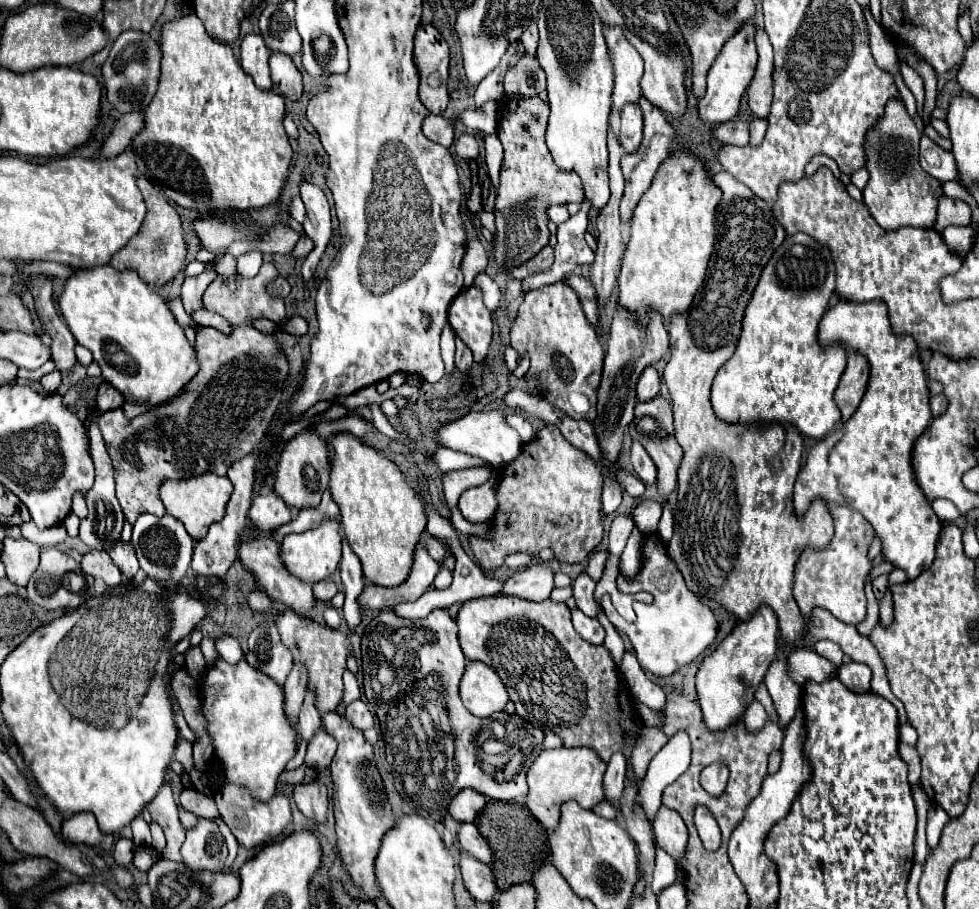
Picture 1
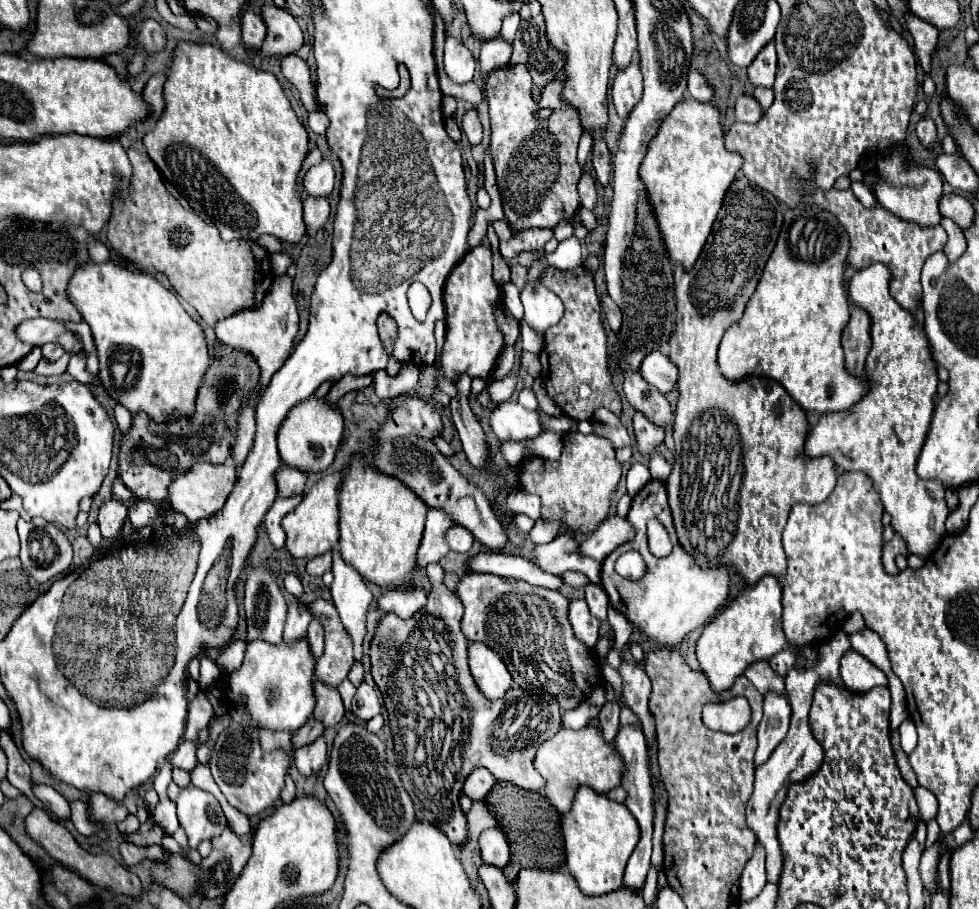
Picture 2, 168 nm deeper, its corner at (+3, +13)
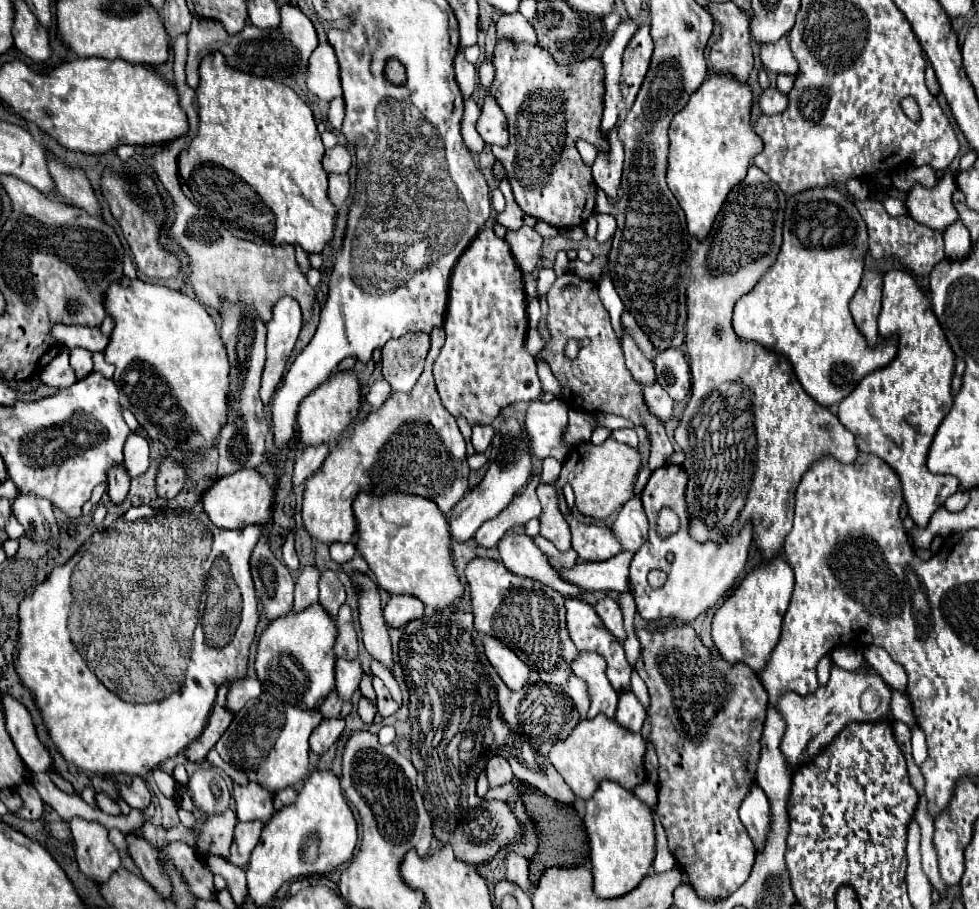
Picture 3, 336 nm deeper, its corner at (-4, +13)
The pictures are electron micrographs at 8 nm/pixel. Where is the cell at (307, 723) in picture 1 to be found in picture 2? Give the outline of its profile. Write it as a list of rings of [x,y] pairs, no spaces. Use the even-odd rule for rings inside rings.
[[[312,618],[310,626],[308,626],[308,642],[310,642],[314,658],[320,658],[322,648],[324,648],[324,628],[318,622],[318,618]]]

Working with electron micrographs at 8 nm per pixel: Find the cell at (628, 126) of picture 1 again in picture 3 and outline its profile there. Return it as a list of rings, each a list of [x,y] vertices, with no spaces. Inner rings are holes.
[[[643,24],[633,34],[633,38],[629,40],[629,44],[623,52],[623,70],[621,70],[619,88],[621,88],[627,108],[631,108],[637,98],[637,92],[639,92],[643,78],[647,74],[647,68],[649,68],[651,52],[653,52],[653,42],[651,42],[651,34],[649,34],[649,26]]]

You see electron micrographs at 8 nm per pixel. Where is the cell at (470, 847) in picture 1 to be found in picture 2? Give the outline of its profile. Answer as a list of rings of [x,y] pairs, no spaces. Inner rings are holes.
[[[486,830],[480,836],[480,852],[484,864],[506,868],[510,862],[510,846],[500,830]]]

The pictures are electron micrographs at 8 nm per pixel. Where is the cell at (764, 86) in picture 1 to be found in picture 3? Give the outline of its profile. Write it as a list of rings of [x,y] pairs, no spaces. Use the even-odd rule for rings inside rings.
[[[785,36],[775,44],[765,44],[763,46],[761,62],[765,64],[765,68],[769,72],[775,72],[775,74],[791,74],[791,76],[795,76],[797,70],[799,70],[797,60],[793,58],[793,54],[789,50],[789,42],[787,42]]]

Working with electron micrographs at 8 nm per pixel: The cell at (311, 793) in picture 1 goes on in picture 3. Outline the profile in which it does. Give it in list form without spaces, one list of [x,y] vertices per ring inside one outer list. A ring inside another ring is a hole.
[[[333,718],[333,720],[323,720],[311,734],[309,738],[309,746],[311,746],[311,752],[315,752],[317,756],[325,754],[335,742],[337,738],[341,736],[345,728],[345,720],[339,720],[339,718]]]

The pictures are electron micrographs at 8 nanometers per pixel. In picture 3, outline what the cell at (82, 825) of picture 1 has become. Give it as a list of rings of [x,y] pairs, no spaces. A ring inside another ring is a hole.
[[[133,778],[131,786],[117,782],[115,788],[117,788],[119,798],[123,798],[131,808],[147,808],[151,802],[151,794],[145,786],[145,780],[141,780],[141,778]]]

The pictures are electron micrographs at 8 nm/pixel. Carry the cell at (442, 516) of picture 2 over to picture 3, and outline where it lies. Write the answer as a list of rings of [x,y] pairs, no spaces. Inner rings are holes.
[[[515,418],[503,420],[503,424],[495,432],[495,438],[493,438],[491,446],[493,446],[493,450],[491,450],[491,466],[489,466],[485,478],[481,480],[479,486],[475,486],[475,490],[471,490],[465,498],[461,498],[451,508],[451,516],[447,518],[453,542],[469,540],[483,522],[495,518],[501,510],[505,510],[509,506],[509,502],[513,500],[515,492],[521,486],[527,484],[527,480],[529,480],[531,472],[533,472],[527,434],[525,434],[523,426]]]

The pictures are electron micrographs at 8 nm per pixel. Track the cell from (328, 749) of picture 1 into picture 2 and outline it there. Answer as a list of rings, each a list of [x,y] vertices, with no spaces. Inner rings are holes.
[[[316,678],[314,690],[316,690],[316,708],[314,708],[312,718],[320,720],[326,728],[336,726],[344,718],[344,706],[338,694],[338,688]]]

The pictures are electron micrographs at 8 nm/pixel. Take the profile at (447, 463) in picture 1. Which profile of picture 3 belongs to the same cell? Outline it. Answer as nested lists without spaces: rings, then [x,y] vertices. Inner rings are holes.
[[[569,410],[569,424],[563,432],[563,442],[567,446],[573,446],[577,442],[587,442],[591,436],[591,426],[597,426],[593,416],[581,414],[581,410]]]

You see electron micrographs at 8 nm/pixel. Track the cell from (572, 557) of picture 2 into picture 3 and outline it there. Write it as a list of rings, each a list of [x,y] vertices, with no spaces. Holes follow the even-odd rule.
[[[569,516],[567,520],[573,534],[571,546],[577,552],[581,562],[599,562],[621,552],[621,546],[617,544],[617,540],[613,538],[607,526],[583,524],[573,516]]]

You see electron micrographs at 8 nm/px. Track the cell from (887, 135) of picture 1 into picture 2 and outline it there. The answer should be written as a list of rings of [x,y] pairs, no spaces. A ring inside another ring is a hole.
[[[898,144],[896,150],[890,150],[884,158],[878,158],[878,184],[874,194],[882,208],[890,210],[898,218],[906,222],[916,222],[920,226],[936,226],[942,216],[938,212],[938,202],[942,198],[942,178],[936,170],[918,166],[918,164],[904,164],[904,148],[906,144]]]

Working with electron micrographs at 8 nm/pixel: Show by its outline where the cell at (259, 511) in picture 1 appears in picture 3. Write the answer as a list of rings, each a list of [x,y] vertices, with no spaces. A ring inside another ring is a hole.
[[[309,446],[303,448],[301,456],[295,460],[295,472],[293,472],[293,486],[305,484],[307,478],[311,478],[325,462],[329,454],[329,446]]]

